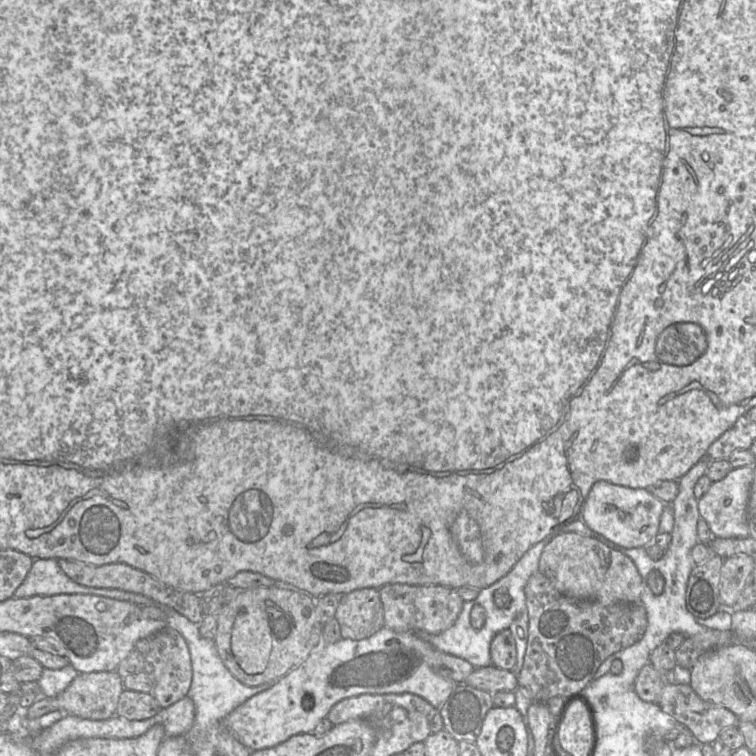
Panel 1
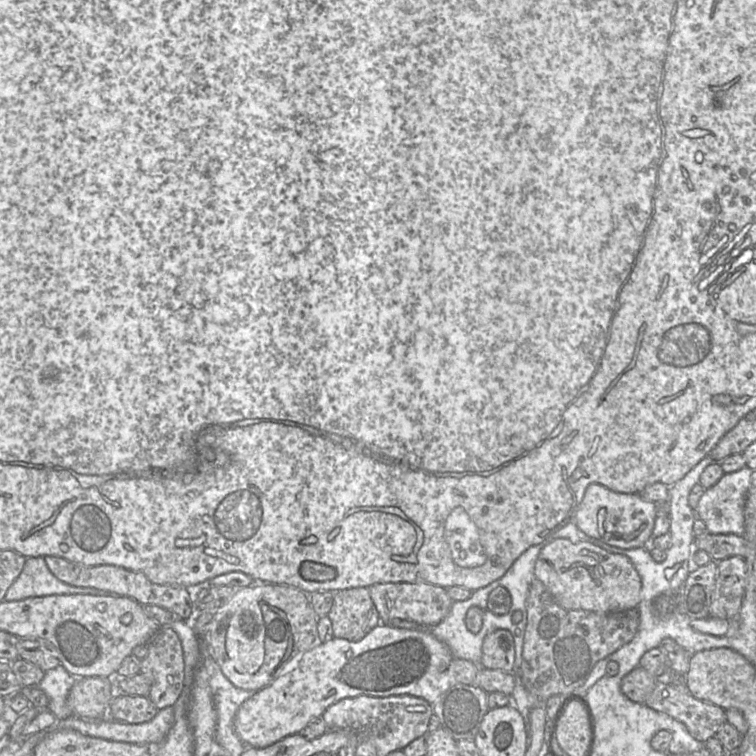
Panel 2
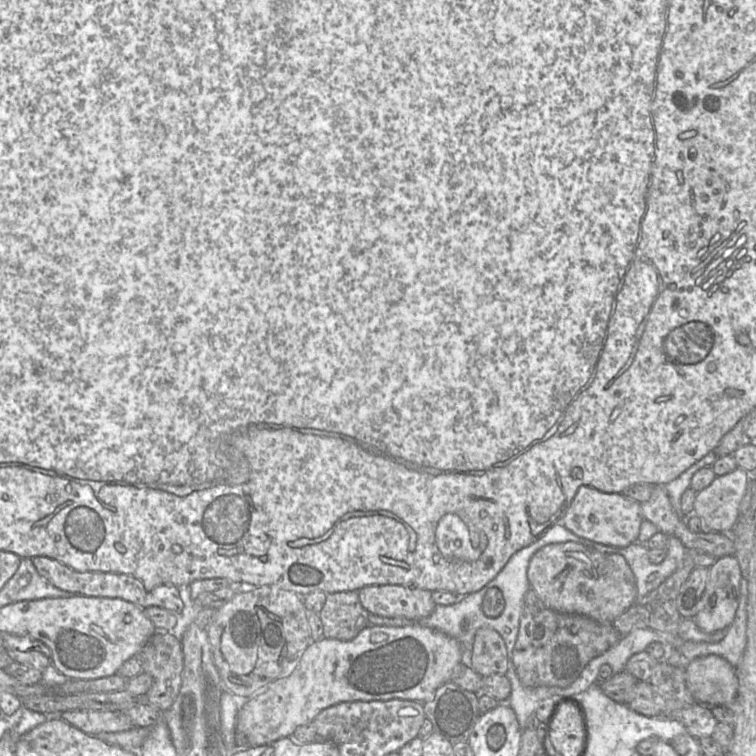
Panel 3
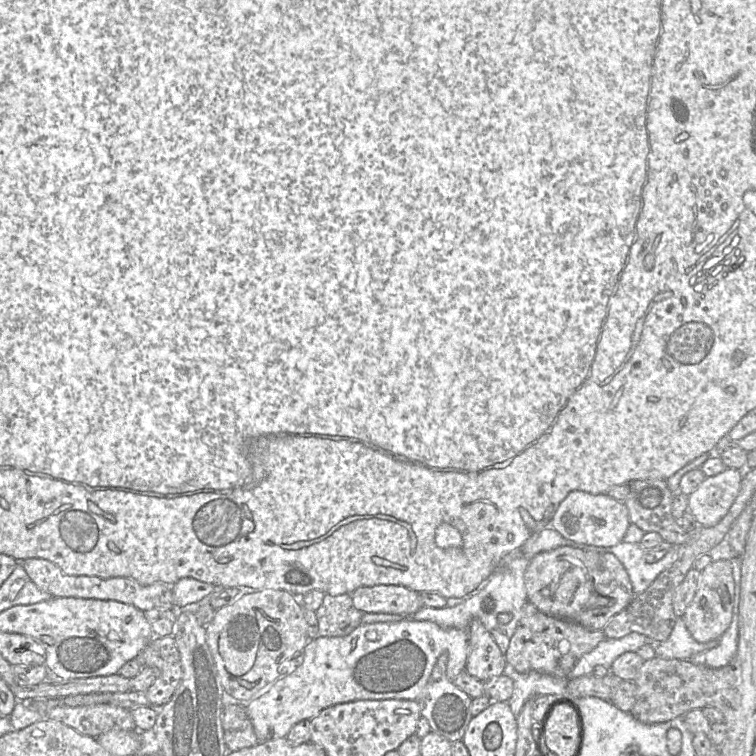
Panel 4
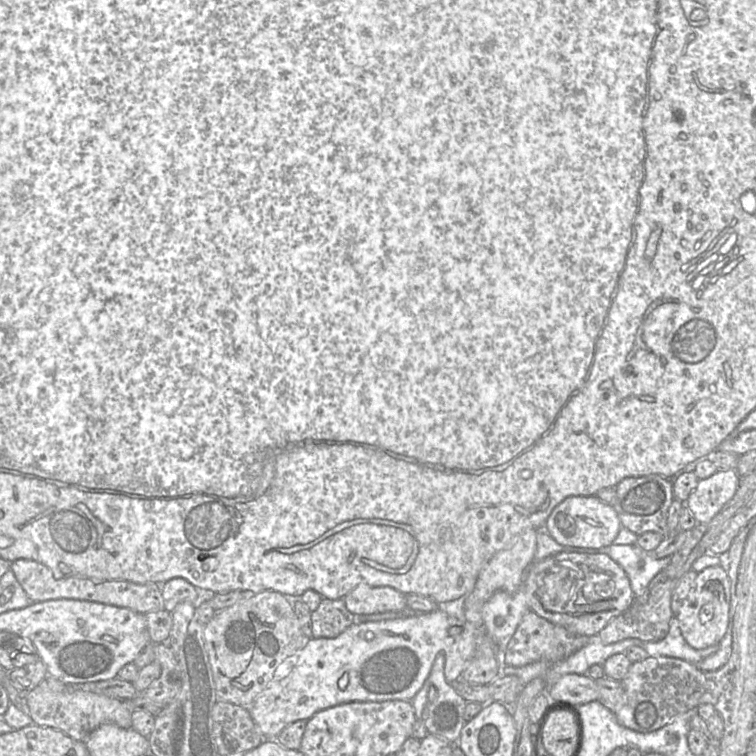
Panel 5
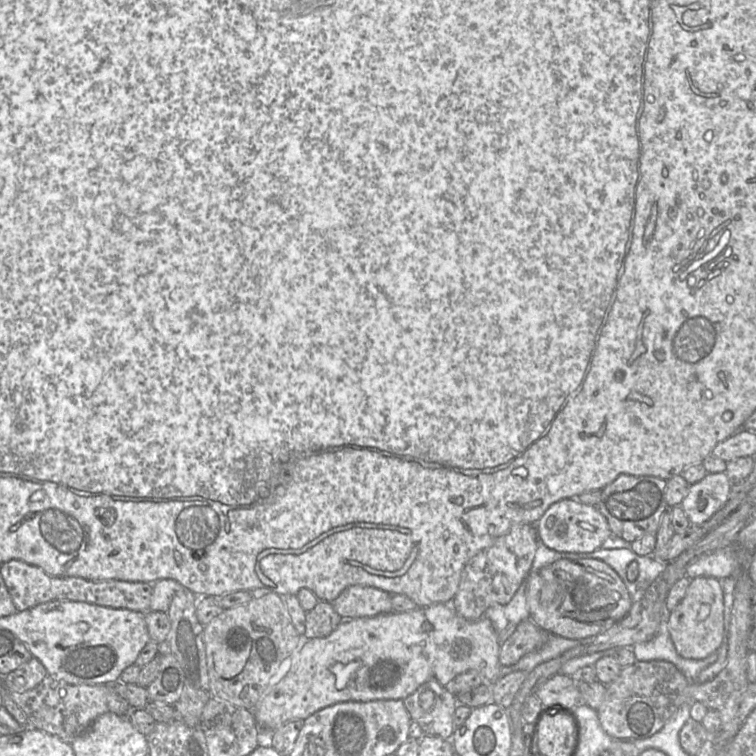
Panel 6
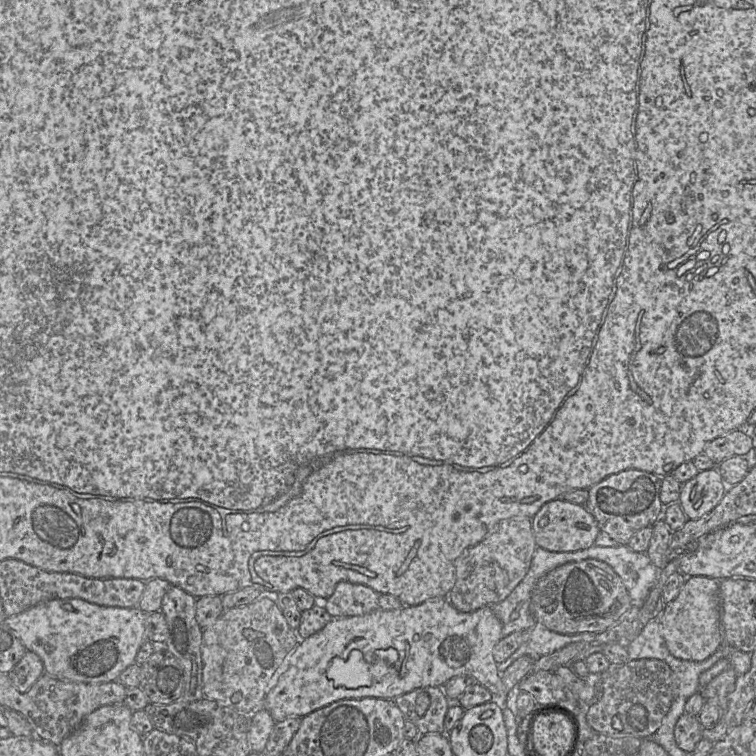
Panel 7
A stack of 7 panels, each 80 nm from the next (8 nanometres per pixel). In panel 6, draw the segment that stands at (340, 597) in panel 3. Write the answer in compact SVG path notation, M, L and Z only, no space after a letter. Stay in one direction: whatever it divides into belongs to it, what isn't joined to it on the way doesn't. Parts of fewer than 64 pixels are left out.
M320 600L306 613L304 636L308 639L326 637L339 626L342 620L330 602Z

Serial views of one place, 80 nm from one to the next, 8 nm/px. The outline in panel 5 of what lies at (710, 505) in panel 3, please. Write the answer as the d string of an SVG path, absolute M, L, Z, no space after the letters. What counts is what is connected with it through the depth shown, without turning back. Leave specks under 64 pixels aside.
M730 469L717 471L710 477L699 480L685 502L698 524L711 521L733 498L740 478L735 469Z

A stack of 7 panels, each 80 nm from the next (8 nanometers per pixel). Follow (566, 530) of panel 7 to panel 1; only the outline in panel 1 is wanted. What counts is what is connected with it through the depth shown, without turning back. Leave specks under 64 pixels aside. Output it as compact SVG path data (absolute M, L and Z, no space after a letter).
M601 480L592 485L580 517L592 531L622 547L646 547L659 533L660 517L665 505L649 489L634 489Z

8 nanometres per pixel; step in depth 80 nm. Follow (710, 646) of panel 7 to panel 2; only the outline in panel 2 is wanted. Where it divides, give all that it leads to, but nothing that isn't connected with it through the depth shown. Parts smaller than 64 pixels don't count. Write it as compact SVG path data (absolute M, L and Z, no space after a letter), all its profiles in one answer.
M731 556L717 563L715 589L711 597L710 616L736 619L745 592L746 562L742 556Z

